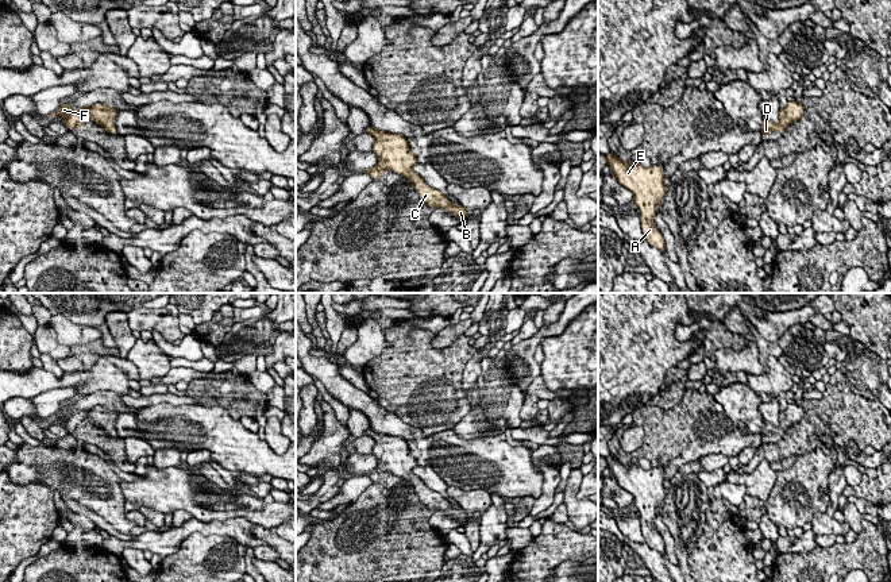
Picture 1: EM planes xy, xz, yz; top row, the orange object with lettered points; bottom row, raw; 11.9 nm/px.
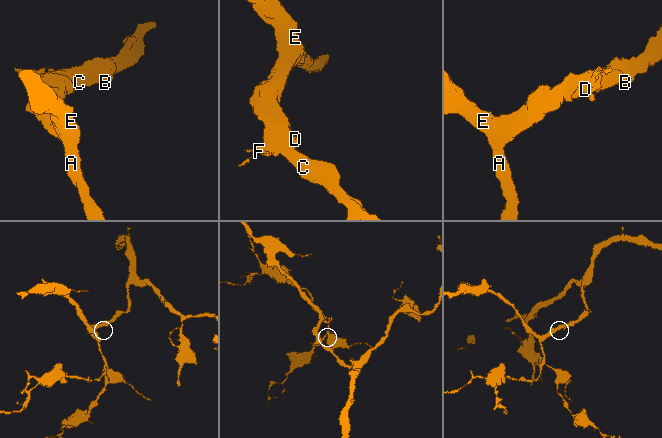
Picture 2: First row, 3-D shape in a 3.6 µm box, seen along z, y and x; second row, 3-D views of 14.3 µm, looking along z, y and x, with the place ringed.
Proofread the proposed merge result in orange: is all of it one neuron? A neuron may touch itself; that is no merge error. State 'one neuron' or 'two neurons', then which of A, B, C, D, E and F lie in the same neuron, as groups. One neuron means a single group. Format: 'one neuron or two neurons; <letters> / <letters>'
one neuron; A B C D E F

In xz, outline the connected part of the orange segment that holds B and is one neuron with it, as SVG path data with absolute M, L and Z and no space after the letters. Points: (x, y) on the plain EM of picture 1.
M371 428L367 429L366 435L374 439L375 444L373 454L381 460L381 463L374 470L366 471L362 475L367 475L373 482L378 482L386 471L390 471L393 475L409 481L421 504L428 509L447 512L459 523L464 523L471 517L463 508L454 508L446 497L429 489L417 475L413 474L413 467L418 463L410 454L404 438L390 436Z

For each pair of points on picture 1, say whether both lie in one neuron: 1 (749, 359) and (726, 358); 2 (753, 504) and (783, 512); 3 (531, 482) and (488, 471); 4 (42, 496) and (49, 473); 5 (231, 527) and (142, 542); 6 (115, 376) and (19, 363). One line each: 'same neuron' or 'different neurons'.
1: same neuron
2: different neurons
3: same neuron
4: different neurons
5: same neuron
6: different neurons

